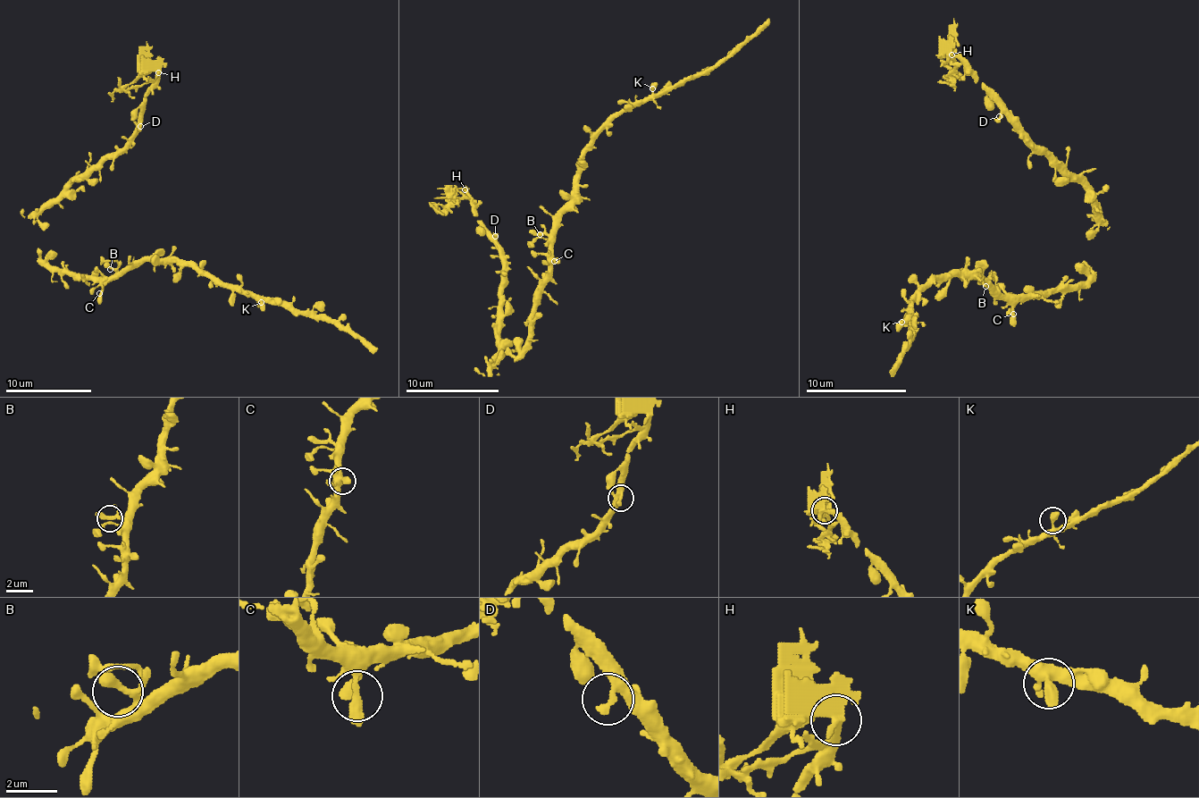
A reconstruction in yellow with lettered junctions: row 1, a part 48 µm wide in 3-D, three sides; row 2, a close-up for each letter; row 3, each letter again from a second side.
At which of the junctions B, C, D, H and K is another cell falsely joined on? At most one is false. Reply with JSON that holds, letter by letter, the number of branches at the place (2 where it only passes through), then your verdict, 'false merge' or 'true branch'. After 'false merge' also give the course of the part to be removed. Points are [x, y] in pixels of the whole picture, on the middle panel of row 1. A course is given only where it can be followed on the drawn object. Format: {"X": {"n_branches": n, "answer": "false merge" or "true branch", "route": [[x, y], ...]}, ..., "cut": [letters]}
{"B": {"n_branches": 2, "answer": "true branch"}, "C": {"n_branches": 2, "answer": "true branch"}, "D": {"n_branches": 2, "answer": "true branch"}, "H": {"n_branches": 2, "answer": "false merge", "route": [[465, 188], [460, 199], [437, 205], [440, 214]]}, "K": {"n_branches": 2, "answer": "true branch"}, "cut": ["H"]}

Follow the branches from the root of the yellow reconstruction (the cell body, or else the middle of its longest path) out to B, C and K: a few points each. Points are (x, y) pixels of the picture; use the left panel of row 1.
B: (74, 273), (94, 279), (111, 278), (114, 273), (110, 269)
C: (74, 273), (87, 274), (98, 281), (102, 287), (99, 293)
K: (74, 273), (94, 279), (111, 278), (146, 260), (171, 259), (207, 271), (224, 283), (249, 292), (261, 302)

